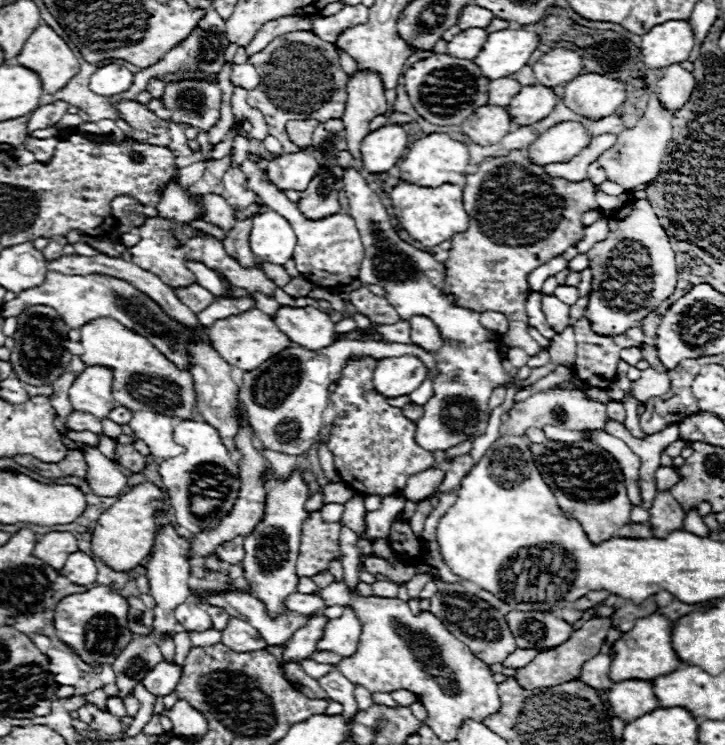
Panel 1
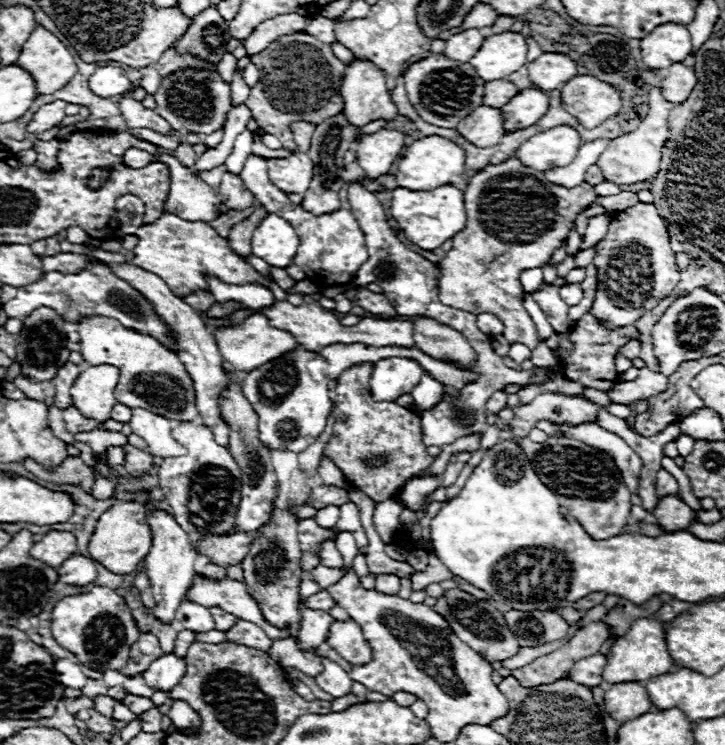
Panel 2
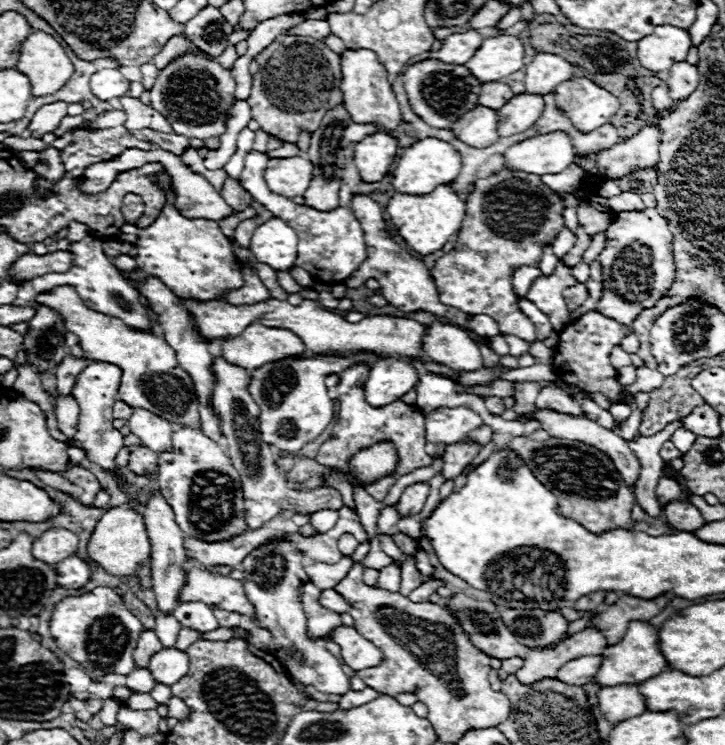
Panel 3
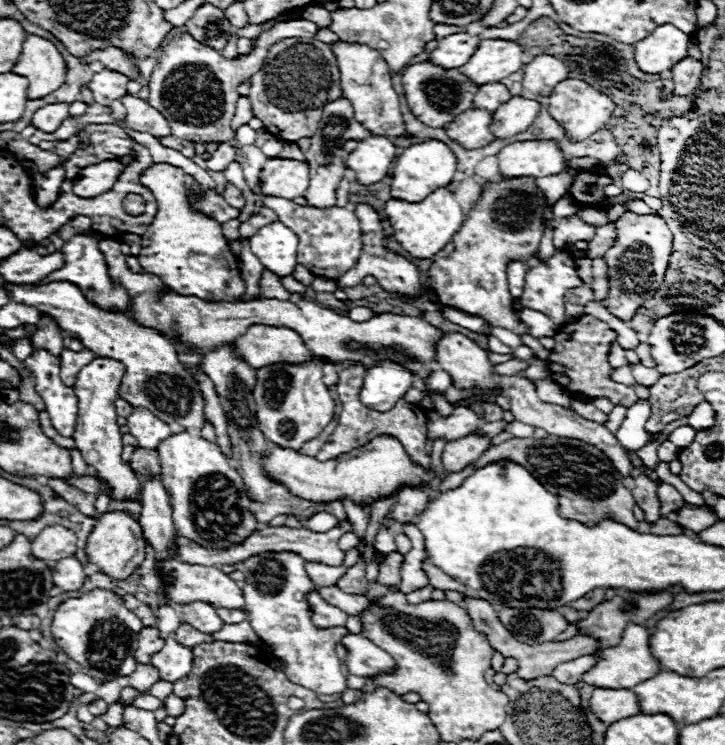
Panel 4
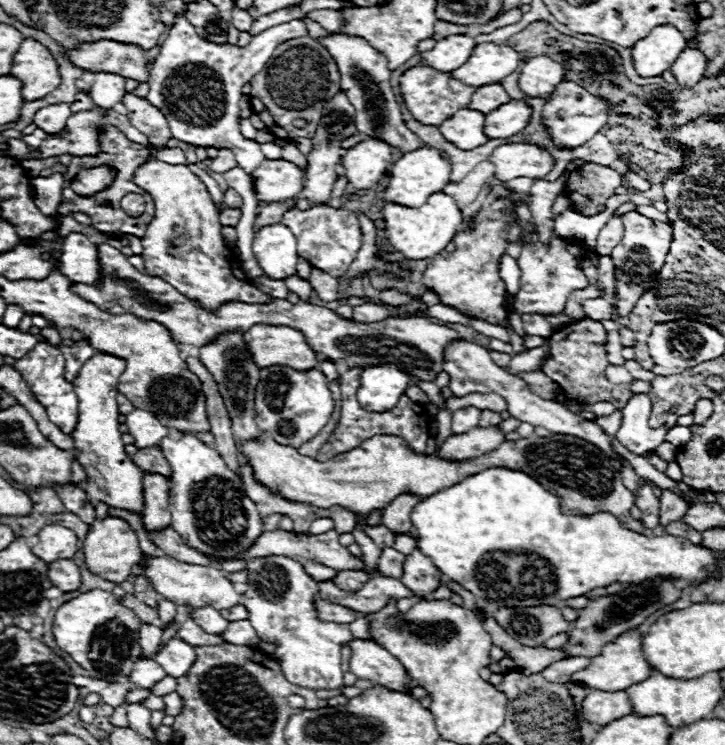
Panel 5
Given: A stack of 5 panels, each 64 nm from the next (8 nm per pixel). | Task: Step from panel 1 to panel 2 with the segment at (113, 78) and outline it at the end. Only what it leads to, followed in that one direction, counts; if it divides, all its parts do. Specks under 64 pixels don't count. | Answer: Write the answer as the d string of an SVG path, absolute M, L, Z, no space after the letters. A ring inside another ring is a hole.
M104 66L104 68L98 68L90 76L88 84L90 84L90 90L96 96L102 96L102 98L122 96L132 86L132 82L128 78L128 72L122 70L120 66Z

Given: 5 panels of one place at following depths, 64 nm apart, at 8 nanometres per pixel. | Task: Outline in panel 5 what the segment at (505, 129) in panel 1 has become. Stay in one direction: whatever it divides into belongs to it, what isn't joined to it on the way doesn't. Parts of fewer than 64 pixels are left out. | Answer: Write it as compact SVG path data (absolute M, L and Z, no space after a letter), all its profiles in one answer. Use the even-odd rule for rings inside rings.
M460 110L456 112L452 118L444 120L440 126L440 132L444 134L444 138L456 146L460 146L462 150L472 150L480 144L486 144L490 138L484 134L484 114L476 114L476 110Z

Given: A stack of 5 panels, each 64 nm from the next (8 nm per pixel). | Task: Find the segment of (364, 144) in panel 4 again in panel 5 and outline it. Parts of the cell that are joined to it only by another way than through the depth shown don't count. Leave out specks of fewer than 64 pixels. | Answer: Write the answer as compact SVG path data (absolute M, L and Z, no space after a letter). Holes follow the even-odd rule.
M366 138L346 152L342 166L346 168L346 178L354 188L372 188L380 182L394 160L394 148L378 138Z

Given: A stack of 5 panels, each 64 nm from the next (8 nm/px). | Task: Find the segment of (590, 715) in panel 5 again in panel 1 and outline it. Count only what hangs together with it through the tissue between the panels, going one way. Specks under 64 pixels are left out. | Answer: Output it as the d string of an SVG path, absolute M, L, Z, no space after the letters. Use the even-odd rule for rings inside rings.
M622 680L608 690L608 704L614 716L624 722L632 722L648 712L660 708L660 702L654 694L652 680Z

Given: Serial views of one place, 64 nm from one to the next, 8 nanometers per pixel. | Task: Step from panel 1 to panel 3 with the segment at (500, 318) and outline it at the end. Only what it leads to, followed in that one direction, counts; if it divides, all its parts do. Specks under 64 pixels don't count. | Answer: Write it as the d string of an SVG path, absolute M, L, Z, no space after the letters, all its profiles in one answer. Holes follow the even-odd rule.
M476 314L476 316L472 316L470 328L472 328L474 332L478 332L480 336L484 336L484 338L490 338L490 336L494 336L494 334L500 334L500 328L498 328L496 320L490 318L490 316L486 316L486 314Z

